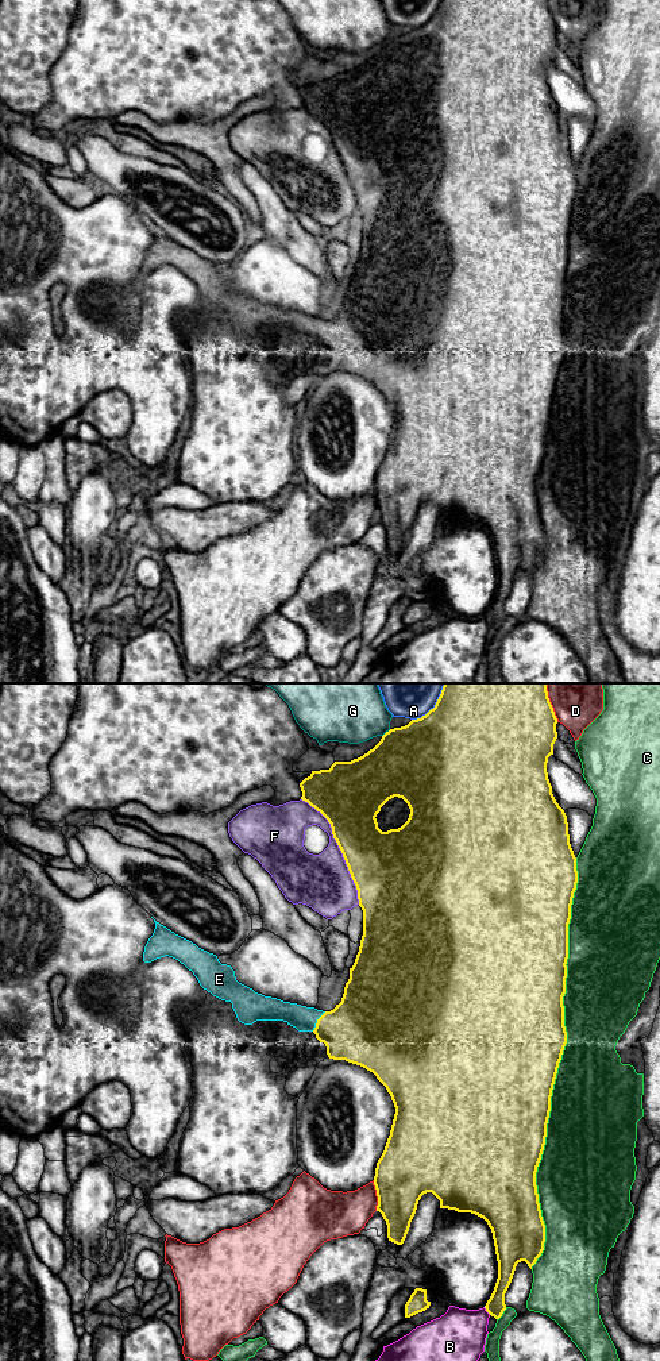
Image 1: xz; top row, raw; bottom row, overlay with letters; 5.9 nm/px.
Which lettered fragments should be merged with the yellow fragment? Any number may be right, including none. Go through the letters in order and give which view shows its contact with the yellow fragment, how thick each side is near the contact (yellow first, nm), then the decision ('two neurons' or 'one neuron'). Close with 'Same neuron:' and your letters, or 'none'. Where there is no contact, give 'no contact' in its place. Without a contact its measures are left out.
A: contact in xz; calibres 500 and 380 nm; two neurons
B: contact in xz; calibres 120 and 300 nm; two neurons
C: contact in xz; calibres 500 and 460 nm; two neurons
D: contact in xz; calibres 360 and 260 nm; two neurons
E: contact in xz; calibres 380 and 150 nm; one neuron
F: contact in xz; calibres 380 and 340 nm; two neurons
G: contact in xz; calibres 460 and 400 nm; two neurons
Same neuron: E

